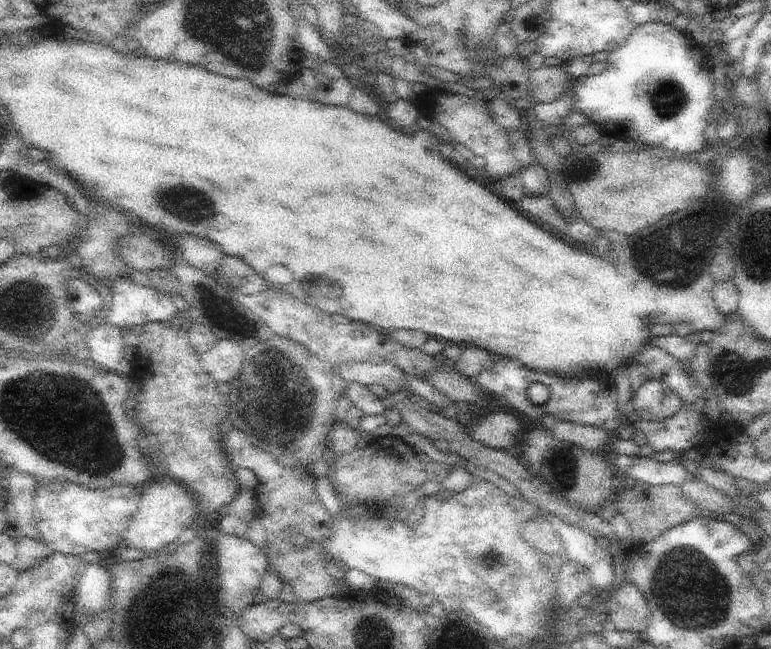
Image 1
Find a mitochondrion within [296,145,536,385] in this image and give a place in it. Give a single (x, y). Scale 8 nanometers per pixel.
(418, 196)

